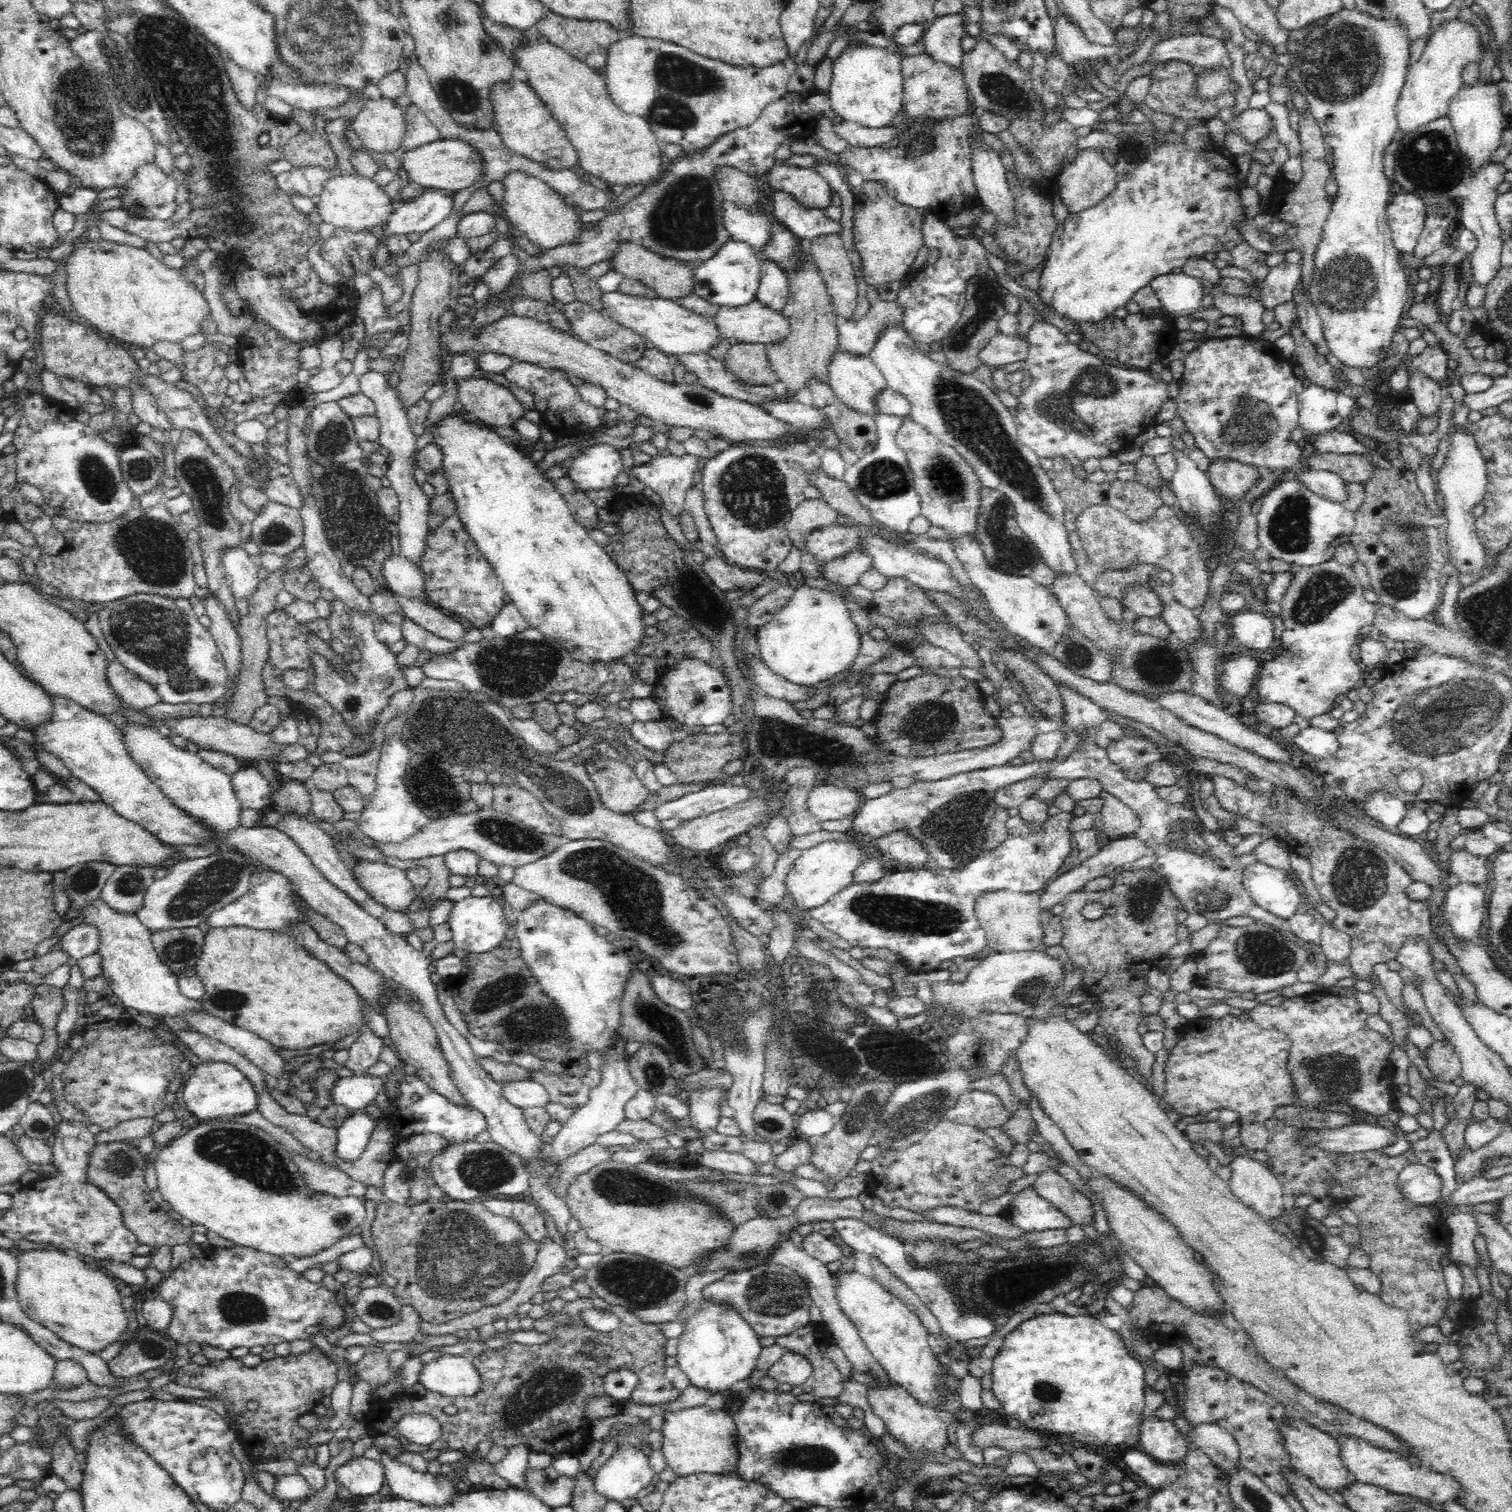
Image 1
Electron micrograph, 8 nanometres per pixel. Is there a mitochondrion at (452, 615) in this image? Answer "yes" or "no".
no

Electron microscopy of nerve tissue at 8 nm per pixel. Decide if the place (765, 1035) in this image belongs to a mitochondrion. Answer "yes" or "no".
no

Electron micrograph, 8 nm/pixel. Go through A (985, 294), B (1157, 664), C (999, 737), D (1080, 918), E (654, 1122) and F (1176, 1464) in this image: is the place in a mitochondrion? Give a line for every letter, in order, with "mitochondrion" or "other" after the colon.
A: mitochondrion
B: mitochondrion
C: other
D: other
E: other
F: other

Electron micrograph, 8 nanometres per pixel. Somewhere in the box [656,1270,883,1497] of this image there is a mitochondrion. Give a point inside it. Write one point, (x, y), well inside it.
(813, 1457)

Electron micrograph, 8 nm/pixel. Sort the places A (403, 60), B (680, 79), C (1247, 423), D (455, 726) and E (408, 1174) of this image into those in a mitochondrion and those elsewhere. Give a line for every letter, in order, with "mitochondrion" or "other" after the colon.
A: other
B: mitochondrion
C: mitochondrion
D: mitochondrion
E: other

